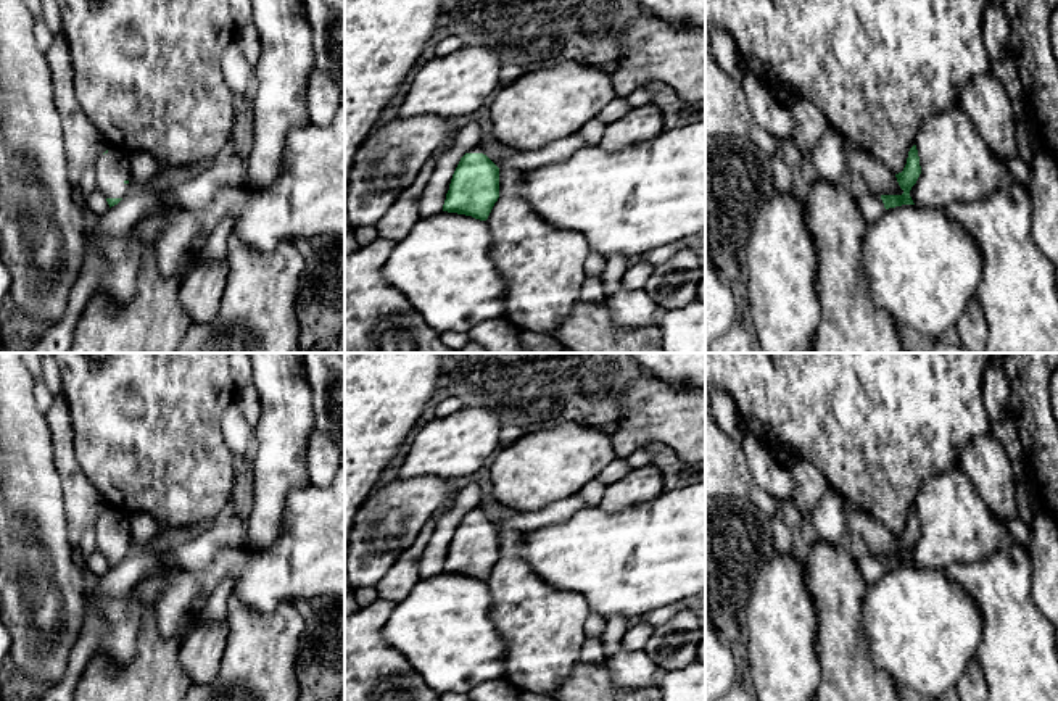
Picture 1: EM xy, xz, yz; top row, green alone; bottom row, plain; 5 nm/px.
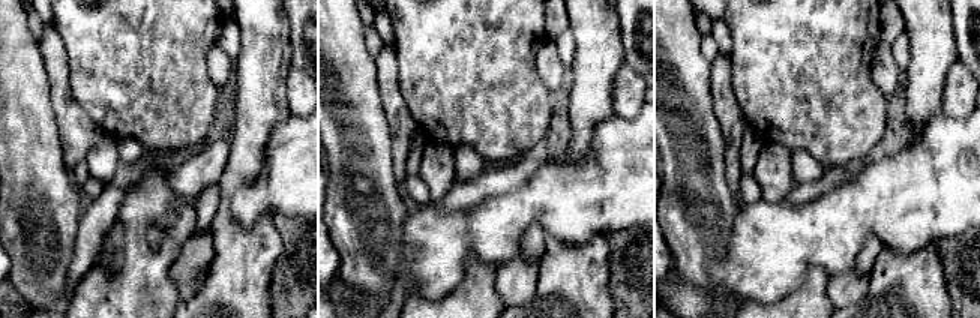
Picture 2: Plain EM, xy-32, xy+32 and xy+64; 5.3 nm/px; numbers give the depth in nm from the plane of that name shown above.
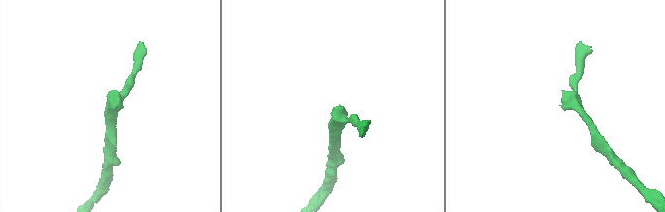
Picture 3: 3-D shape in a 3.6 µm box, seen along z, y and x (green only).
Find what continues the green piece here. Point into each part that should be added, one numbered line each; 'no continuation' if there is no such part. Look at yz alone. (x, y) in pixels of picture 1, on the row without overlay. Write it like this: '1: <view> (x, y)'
no continuation

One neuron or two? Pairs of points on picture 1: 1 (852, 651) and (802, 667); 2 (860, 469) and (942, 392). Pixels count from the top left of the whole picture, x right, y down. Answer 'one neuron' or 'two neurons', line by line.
1: two neurons
2: one neuron

